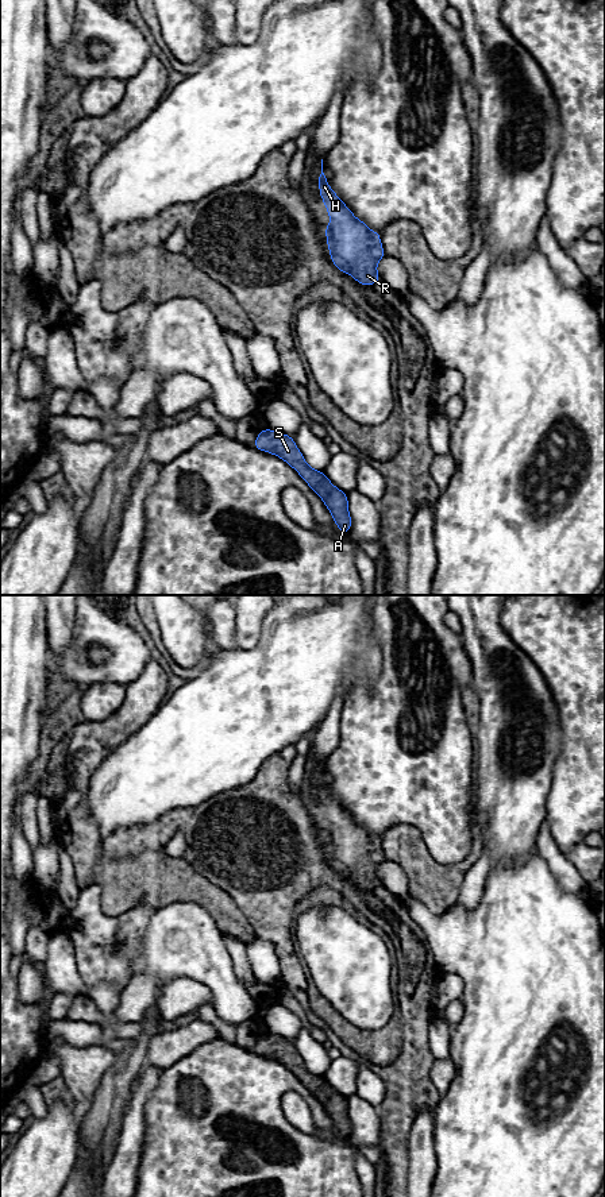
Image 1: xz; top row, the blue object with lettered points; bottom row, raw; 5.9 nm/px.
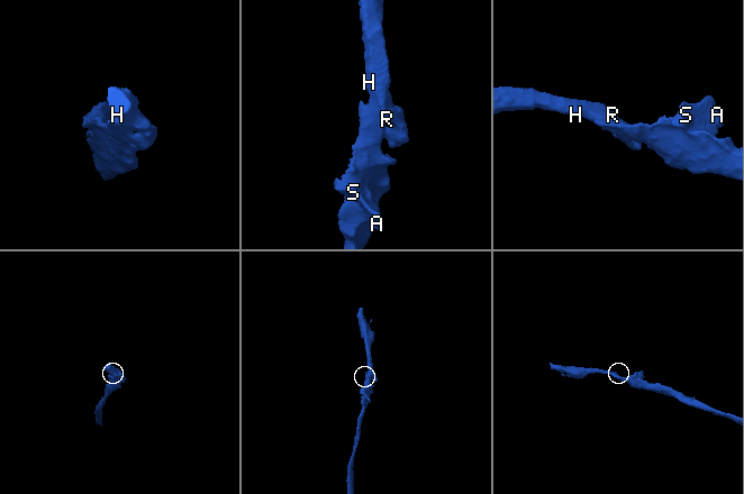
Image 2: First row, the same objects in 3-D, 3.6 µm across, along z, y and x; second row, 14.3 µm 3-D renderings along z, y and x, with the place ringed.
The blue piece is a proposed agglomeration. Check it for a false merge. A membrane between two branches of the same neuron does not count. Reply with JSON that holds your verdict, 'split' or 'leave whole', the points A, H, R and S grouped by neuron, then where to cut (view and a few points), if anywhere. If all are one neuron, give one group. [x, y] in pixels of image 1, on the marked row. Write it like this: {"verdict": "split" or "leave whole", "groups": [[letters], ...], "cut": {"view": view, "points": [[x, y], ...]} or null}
{"verdict": "leave whole", "groups": [["A", "H", "R", "S"]], "cut": null}

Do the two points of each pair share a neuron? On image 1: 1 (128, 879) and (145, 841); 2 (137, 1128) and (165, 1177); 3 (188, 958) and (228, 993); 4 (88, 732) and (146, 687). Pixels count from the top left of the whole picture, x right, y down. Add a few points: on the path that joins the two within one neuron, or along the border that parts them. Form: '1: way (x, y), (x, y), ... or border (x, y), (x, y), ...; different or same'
1: border (162, 846), (133, 856), (108, 856); different
2: border (143, 1108), (145, 1139), (138, 1172); different
3: way (197, 962), (219, 984); same
4: way (104, 732), (110, 732), (138, 703); same

